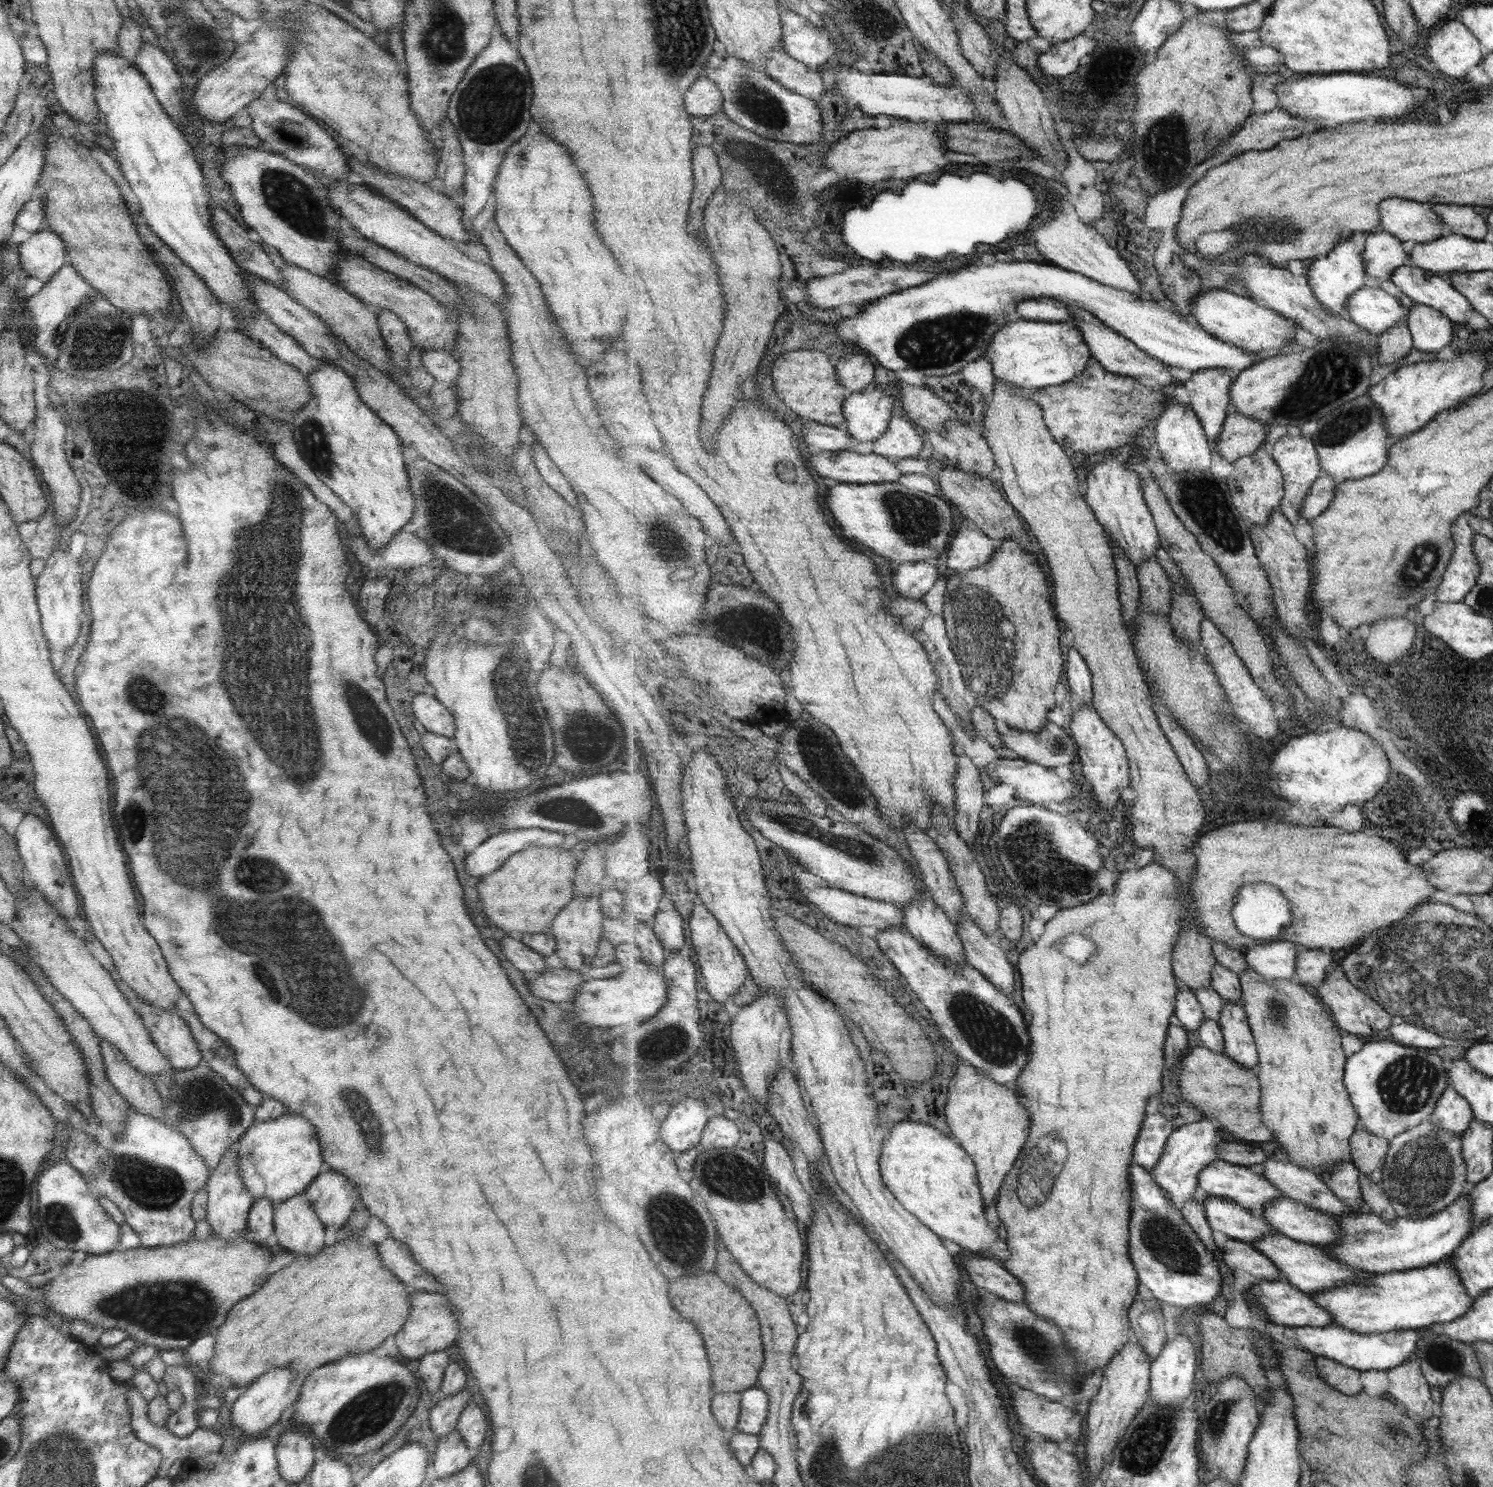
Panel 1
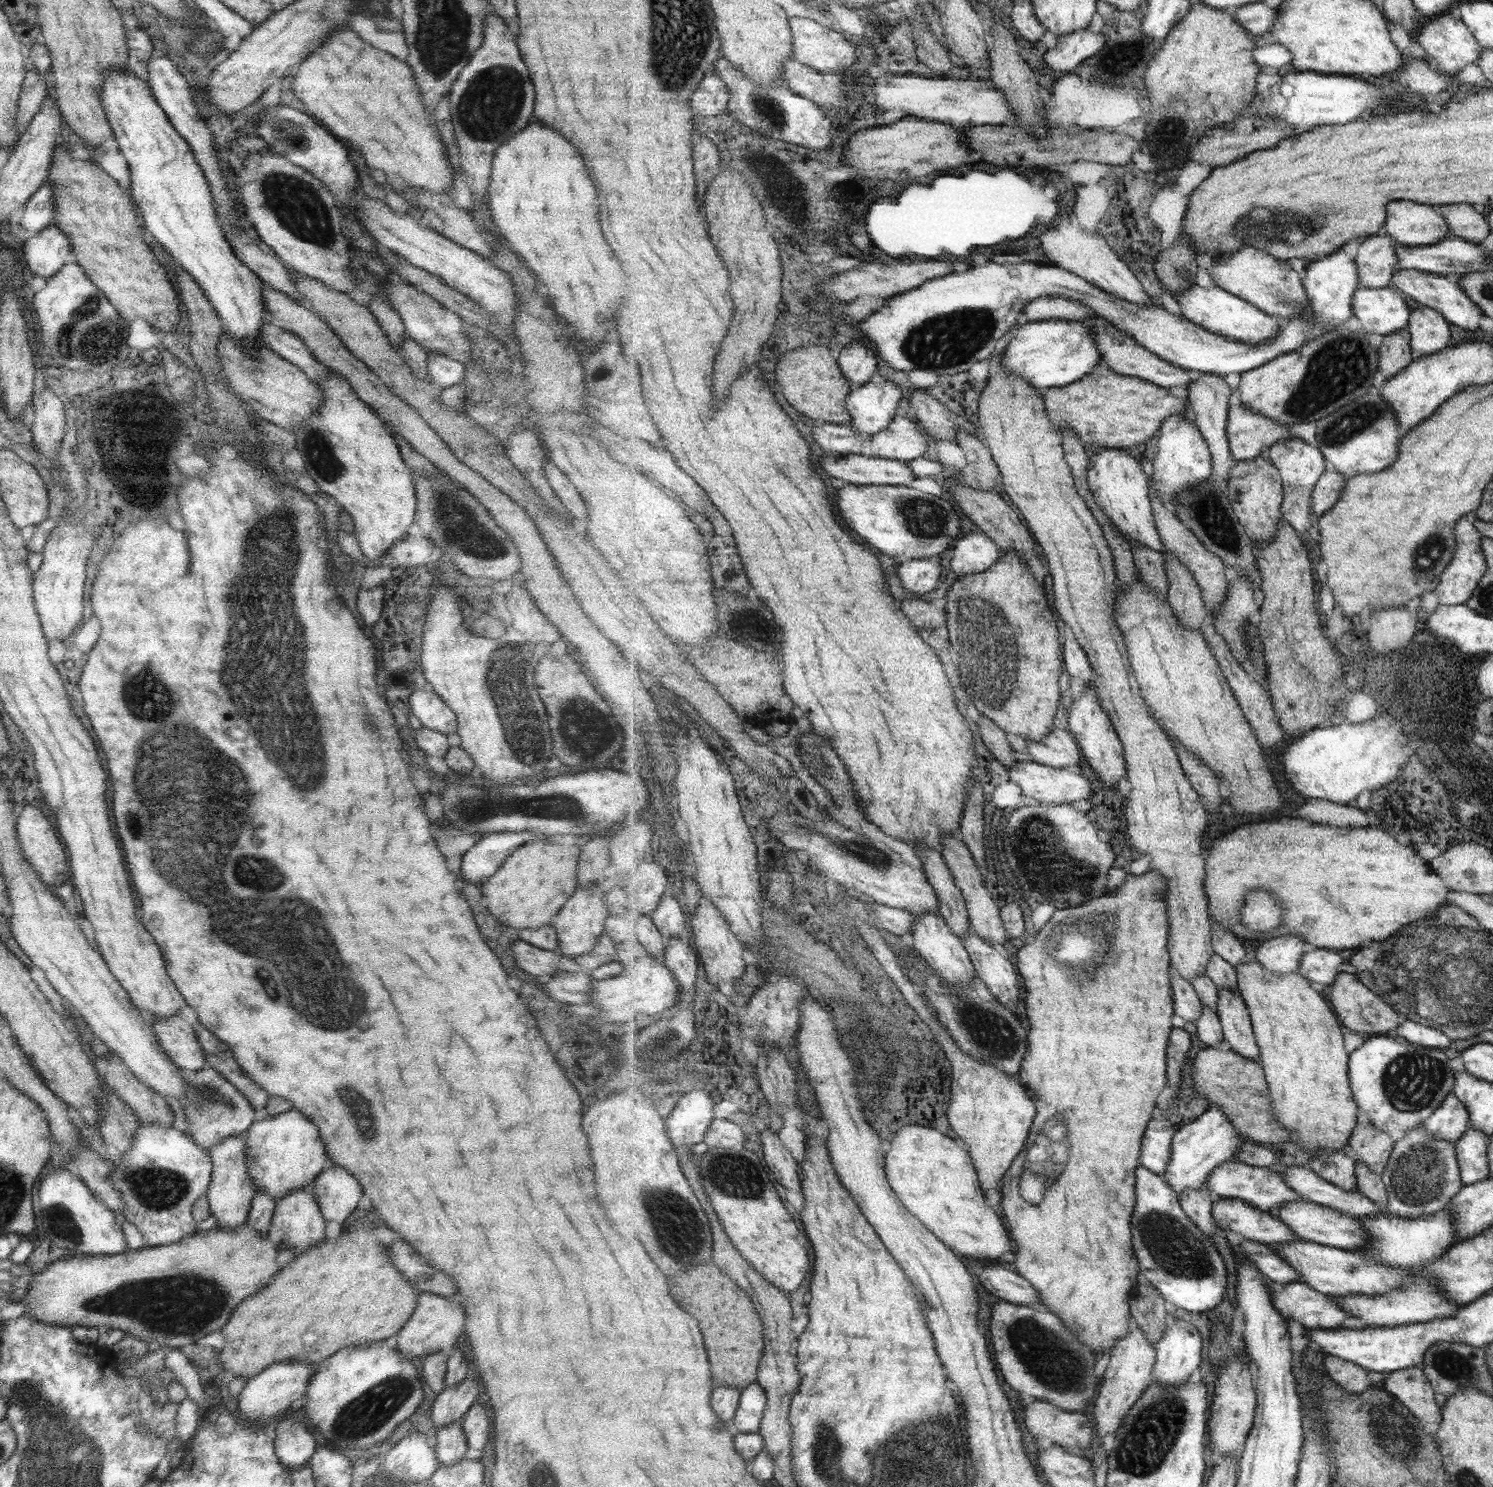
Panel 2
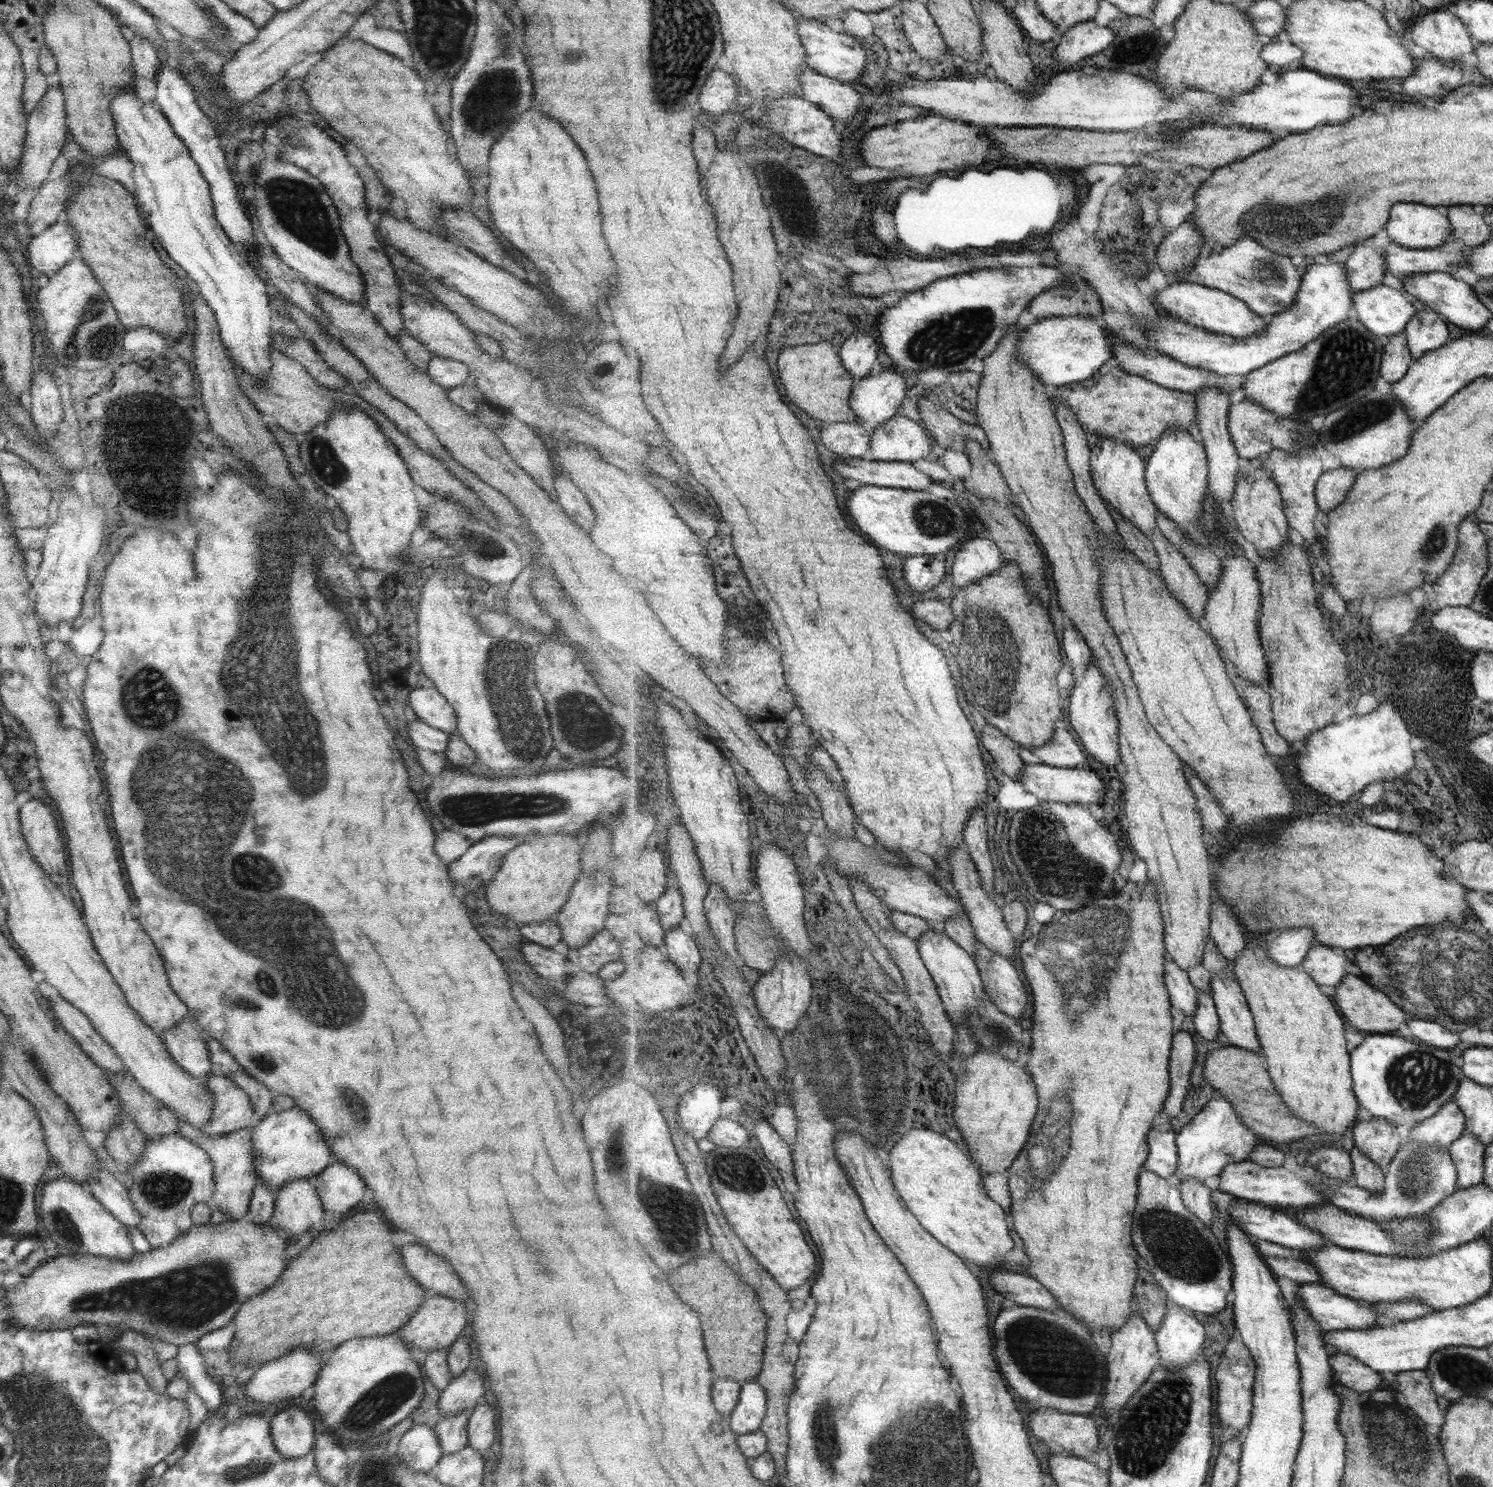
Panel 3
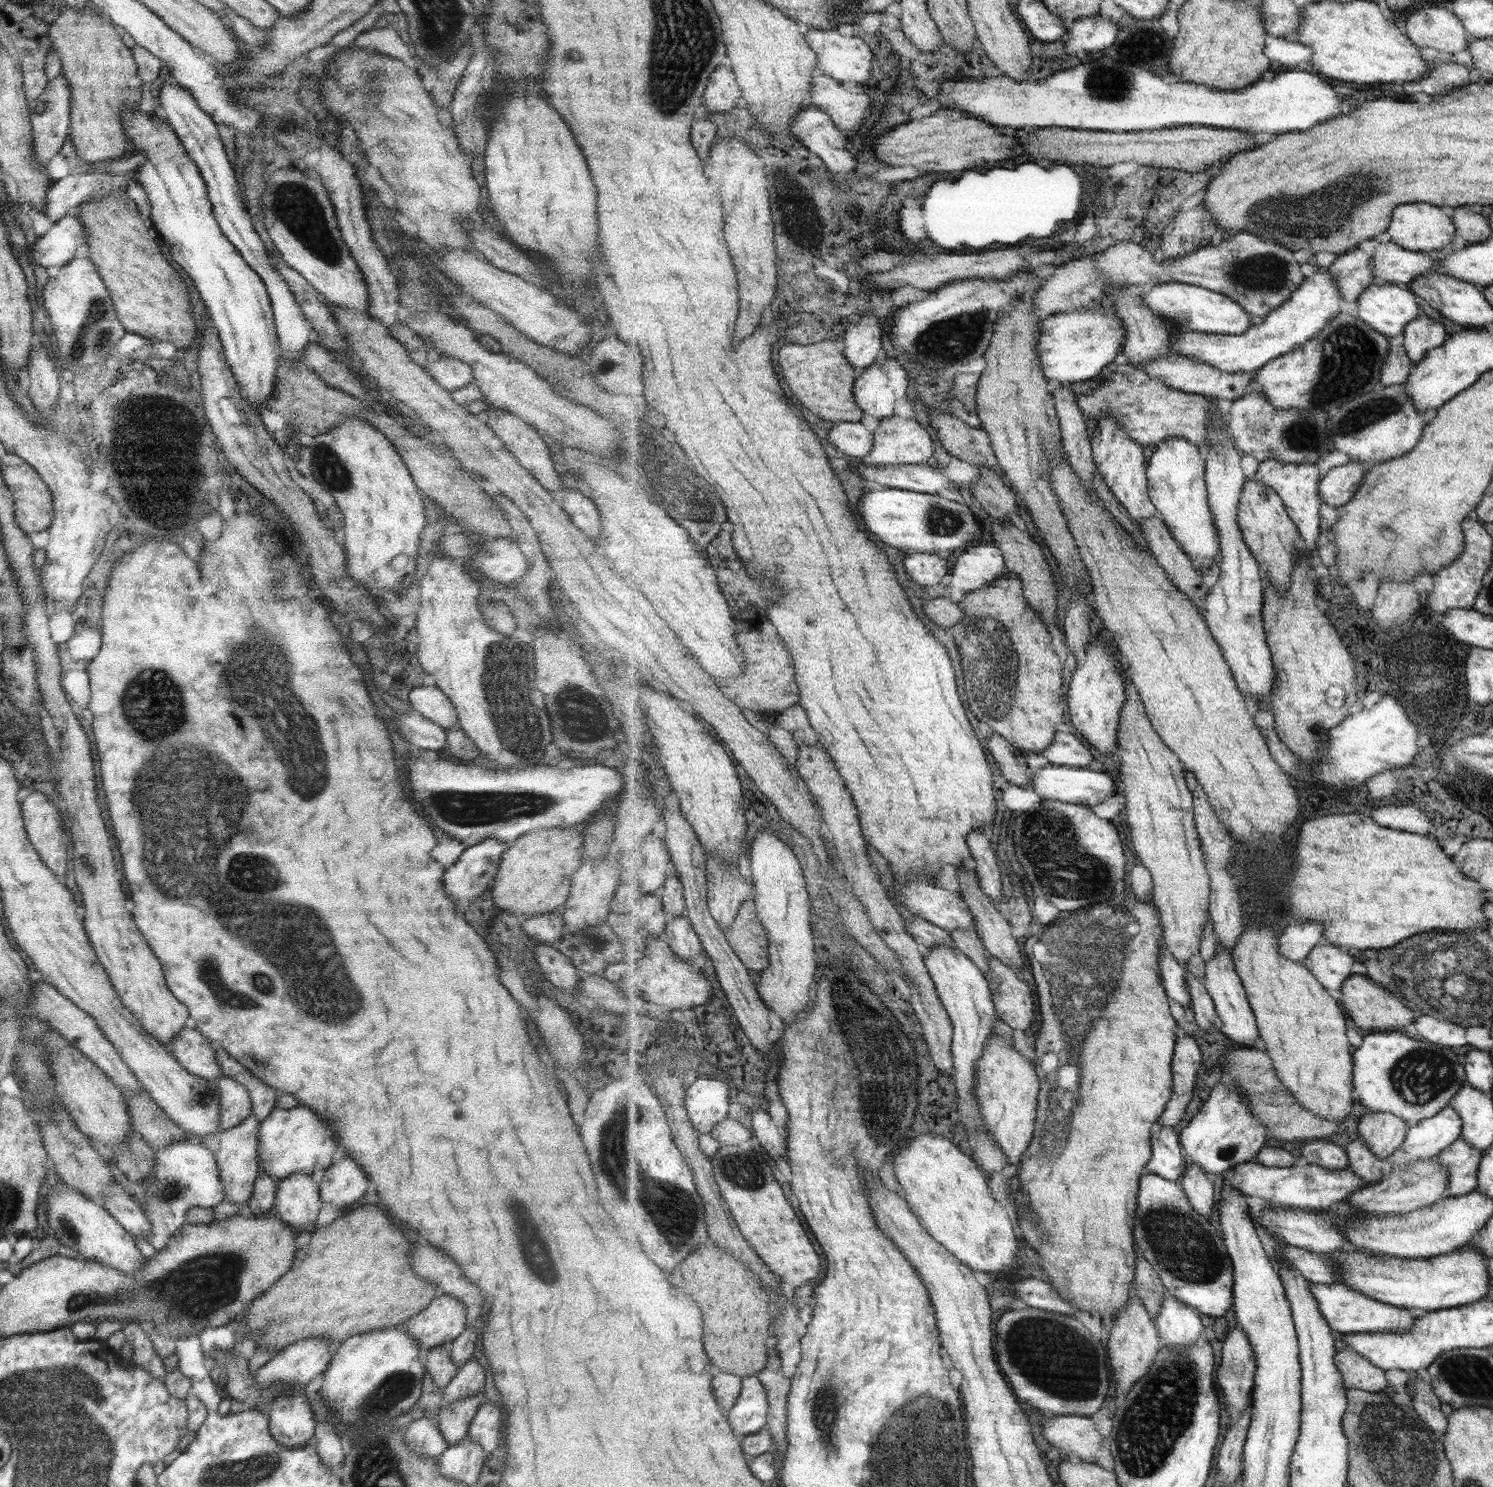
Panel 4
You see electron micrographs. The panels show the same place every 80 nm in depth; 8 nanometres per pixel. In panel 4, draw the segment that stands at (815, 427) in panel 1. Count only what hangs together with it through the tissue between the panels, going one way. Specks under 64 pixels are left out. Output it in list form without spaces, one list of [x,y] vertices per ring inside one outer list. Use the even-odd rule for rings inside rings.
[[[860,421],[832,423],[827,440],[839,452],[860,459],[867,456],[875,444],[874,433]]]

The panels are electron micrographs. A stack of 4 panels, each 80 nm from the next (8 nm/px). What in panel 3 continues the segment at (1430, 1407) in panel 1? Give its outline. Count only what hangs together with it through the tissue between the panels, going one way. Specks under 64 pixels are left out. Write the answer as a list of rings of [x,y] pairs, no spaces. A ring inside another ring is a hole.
[[[1424,1370],[1400,1372],[1398,1378],[1390,1384],[1390,1389],[1401,1392],[1417,1416],[1427,1424],[1442,1427],[1446,1421],[1446,1412],[1437,1404],[1438,1394],[1434,1391],[1432,1380]]]

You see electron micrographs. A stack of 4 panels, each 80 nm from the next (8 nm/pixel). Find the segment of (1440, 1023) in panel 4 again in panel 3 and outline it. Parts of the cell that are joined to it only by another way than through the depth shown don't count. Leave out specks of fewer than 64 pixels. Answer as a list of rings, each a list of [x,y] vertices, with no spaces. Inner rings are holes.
[[[1349,974],[1345,976],[1344,982],[1336,988],[1334,998],[1337,998],[1336,1004],[1340,1012],[1346,1018],[1346,1021],[1357,1030],[1365,1030],[1365,1032],[1381,1032],[1381,1034],[1389,1035],[1389,1032],[1397,1030],[1403,1020],[1413,1020],[1409,1014],[1405,1014],[1397,1004],[1393,1004],[1393,1000],[1379,992],[1377,988],[1373,988],[1368,980],[1363,980],[1361,975]],[[1413,1020],[1407,1022],[1411,1030],[1405,1030],[1408,1035],[1413,1034],[1418,1043],[1425,1043],[1429,1046],[1436,1046],[1441,1049],[1455,1048],[1461,1041],[1461,1033],[1453,1033],[1439,1023],[1427,1020]]]

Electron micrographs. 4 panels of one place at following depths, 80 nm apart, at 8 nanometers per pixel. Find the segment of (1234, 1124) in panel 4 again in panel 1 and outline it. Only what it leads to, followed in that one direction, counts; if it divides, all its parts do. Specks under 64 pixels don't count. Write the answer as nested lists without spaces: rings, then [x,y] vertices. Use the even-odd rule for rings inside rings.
[[[1208,1117],[1176,1128],[1168,1138],[1160,1161],[1151,1170],[1155,1182],[1168,1194],[1179,1210],[1182,1211],[1185,1203],[1189,1202],[1191,1196],[1197,1192],[1202,1170],[1220,1157],[1220,1146],[1226,1142],[1222,1141],[1223,1138],[1219,1134],[1221,1129],[1225,1131],[1216,1118]]]

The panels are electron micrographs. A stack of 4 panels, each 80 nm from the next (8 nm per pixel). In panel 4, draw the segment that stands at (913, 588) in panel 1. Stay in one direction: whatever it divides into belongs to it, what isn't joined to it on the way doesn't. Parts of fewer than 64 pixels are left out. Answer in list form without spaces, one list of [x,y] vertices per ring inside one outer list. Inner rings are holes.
[[[914,553],[905,558],[904,566],[914,585],[921,588],[936,590],[943,576],[949,574],[949,562],[944,554]]]

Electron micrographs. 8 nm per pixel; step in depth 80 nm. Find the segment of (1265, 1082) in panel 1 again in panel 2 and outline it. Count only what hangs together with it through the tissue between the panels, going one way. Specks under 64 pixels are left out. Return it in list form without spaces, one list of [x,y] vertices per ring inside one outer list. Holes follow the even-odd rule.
[[[1253,953],[1247,958],[1247,963],[1241,964],[1236,970],[1241,997],[1249,1007],[1257,1044],[1260,1046],[1259,1061],[1269,1083],[1276,1120],[1292,1132],[1290,1140],[1302,1144],[1302,1150],[1315,1150],[1312,1156],[1319,1158],[1326,1152],[1348,1150],[1349,1138],[1357,1128],[1360,1107],[1350,1083],[1350,1054],[1345,1048],[1343,1023],[1339,1021],[1339,1016],[1322,992],[1313,990],[1311,980],[1301,974],[1277,975],[1265,969]]]

